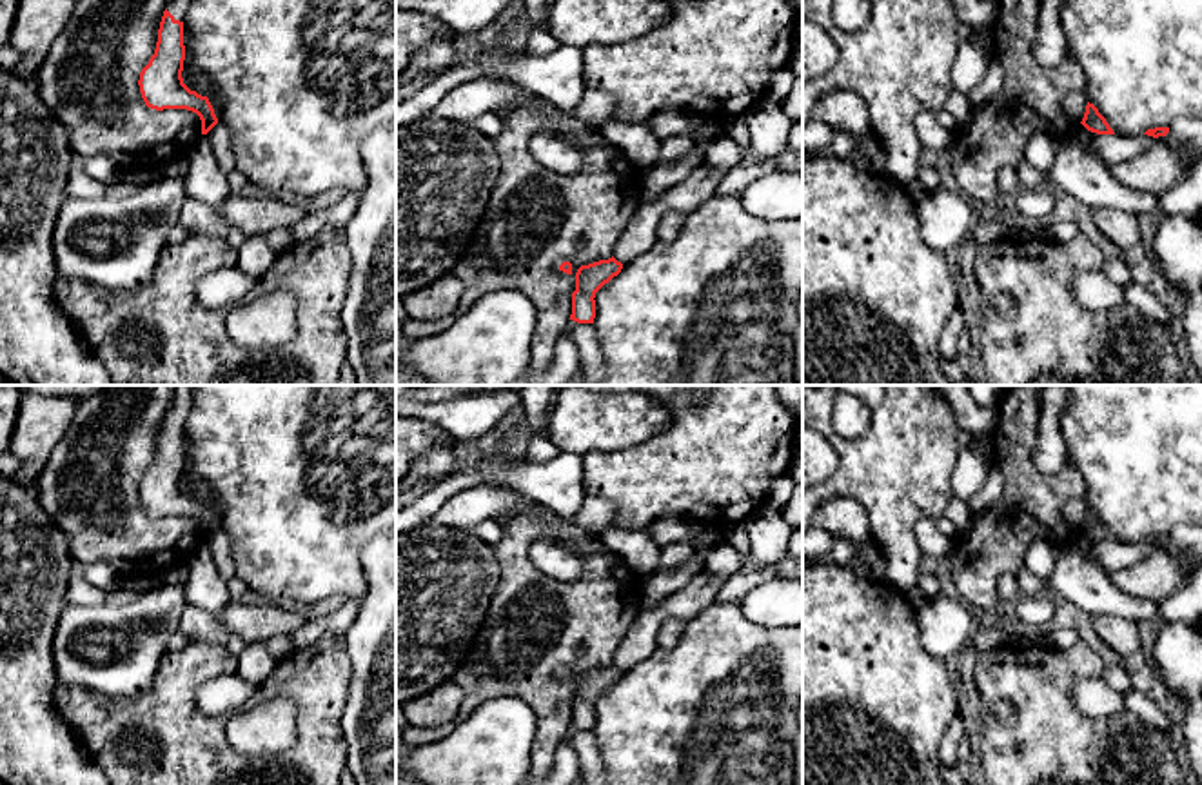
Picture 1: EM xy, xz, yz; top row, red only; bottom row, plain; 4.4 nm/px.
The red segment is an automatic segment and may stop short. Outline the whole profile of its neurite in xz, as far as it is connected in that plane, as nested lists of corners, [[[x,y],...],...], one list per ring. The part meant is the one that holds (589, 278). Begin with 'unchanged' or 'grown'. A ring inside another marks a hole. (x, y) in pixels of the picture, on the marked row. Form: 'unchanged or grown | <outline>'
unchanged | [[[614,256],[588,265],[581,265],[576,273],[576,291],[572,293],[570,320],[577,323],[594,323],[596,318],[596,293],[617,276],[623,263]]]

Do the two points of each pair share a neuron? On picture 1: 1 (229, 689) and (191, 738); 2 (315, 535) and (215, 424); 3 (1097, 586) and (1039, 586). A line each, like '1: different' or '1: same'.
1: different
2: same
3: same

